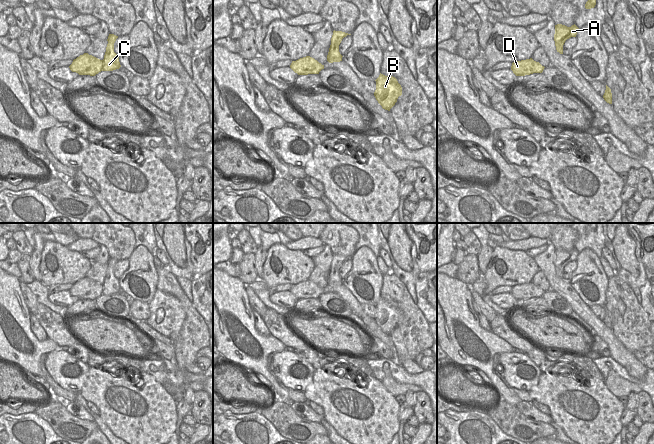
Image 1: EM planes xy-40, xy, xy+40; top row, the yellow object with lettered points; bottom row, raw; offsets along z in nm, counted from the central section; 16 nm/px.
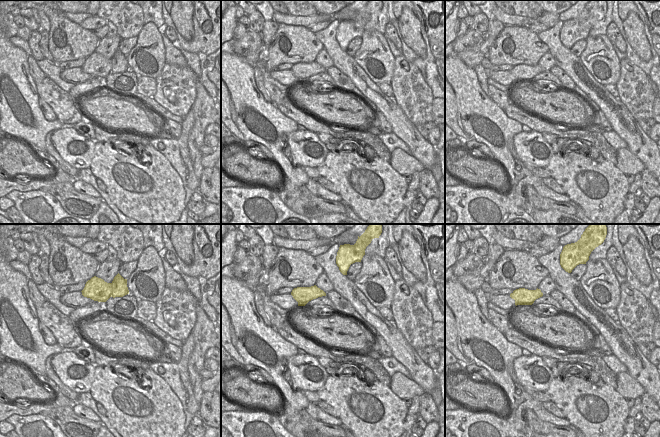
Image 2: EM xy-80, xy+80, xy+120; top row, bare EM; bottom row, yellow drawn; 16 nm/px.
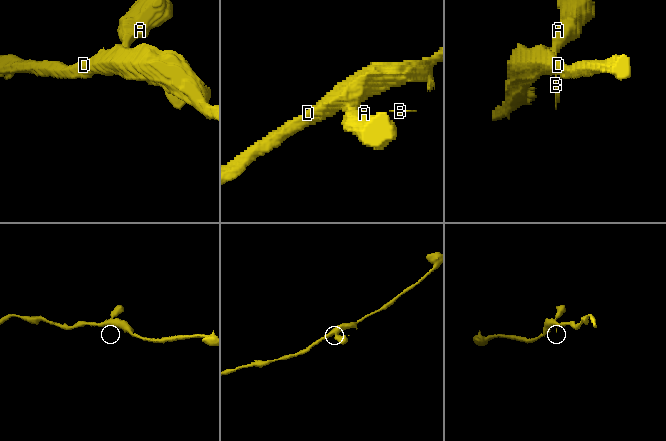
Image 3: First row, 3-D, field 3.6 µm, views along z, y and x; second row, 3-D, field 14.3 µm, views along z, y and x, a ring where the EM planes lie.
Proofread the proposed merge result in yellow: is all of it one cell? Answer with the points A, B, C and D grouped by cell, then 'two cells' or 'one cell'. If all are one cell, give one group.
A B C D; one cell

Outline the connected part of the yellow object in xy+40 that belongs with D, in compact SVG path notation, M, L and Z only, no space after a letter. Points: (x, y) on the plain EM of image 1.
M532 282L515 285L512 287L511 294L516 300L525 300L533 297L542 297L544 294L539 286L534 285Z

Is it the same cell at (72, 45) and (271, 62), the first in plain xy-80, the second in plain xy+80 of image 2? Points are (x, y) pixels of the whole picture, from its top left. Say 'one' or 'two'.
one

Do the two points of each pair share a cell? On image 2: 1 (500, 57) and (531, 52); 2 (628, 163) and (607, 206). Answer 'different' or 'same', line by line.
1: same
2: different

